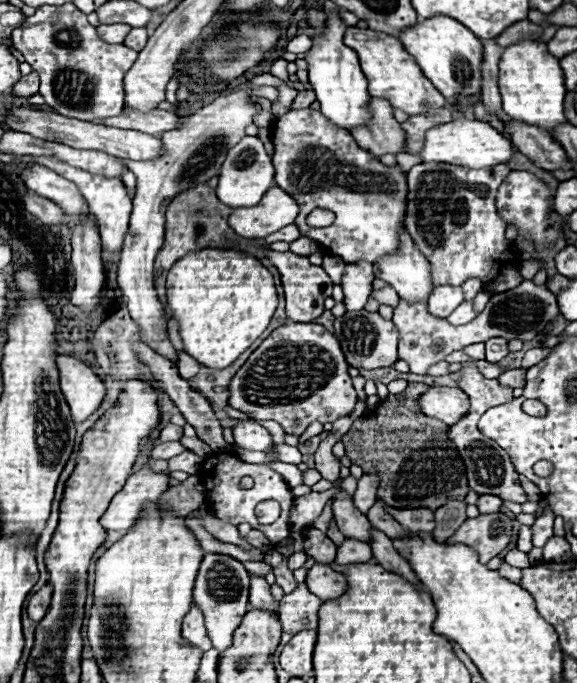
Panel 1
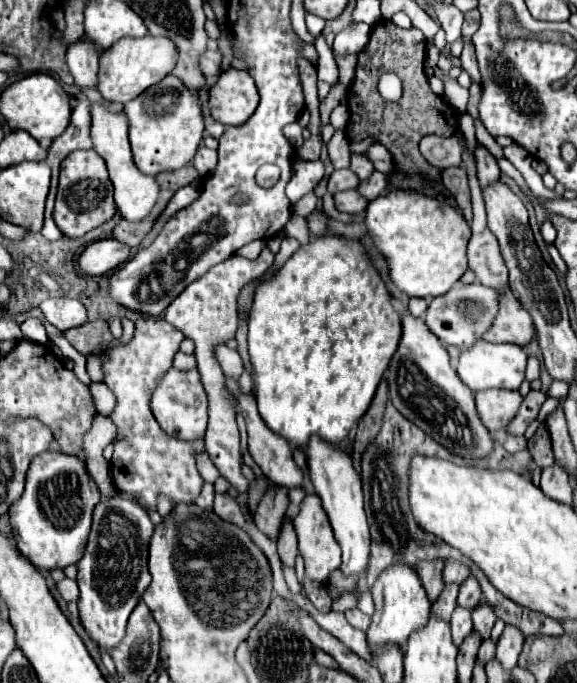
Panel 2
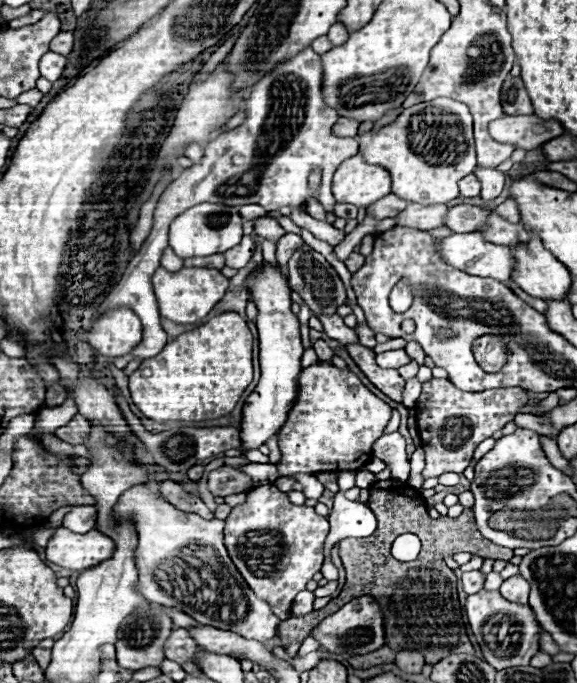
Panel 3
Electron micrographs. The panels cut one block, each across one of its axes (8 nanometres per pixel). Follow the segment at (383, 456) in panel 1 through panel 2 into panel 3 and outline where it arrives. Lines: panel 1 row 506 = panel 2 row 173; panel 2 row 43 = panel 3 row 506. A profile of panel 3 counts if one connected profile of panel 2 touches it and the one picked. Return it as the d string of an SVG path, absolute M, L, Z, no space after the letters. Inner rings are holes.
M398 484L392 488L380 488L380 486L370 488L368 506L378 518L376 532L368 538L340 540L340 558L348 574L344 590L322 610L312 610L304 616L290 616L282 620L278 626L282 646L290 646L294 640L304 642L310 630L318 626L326 616L334 614L338 608L342 608L342 604L350 602L352 598L364 594L364 596L374 596L378 600L382 614L386 618L386 628L384 628L386 644L394 652L418 648L418 652L424 654L426 664L430 666L434 666L440 658L446 658L450 652L474 654L474 648L466 634L466 626L462 622L462 612L456 594L456 576L454 570L446 566L444 556L458 554L458 552L468 552L468 554L474 552L476 556L482 558L508 562L514 556L514 552L510 548L490 544L490 540L486 540L478 532L472 510L464 510L462 516L456 520L450 518L432 520L428 516L420 492L406 484ZM402 530L412 532L422 540L422 552L416 558L416 562L398 562L390 554L390 544L392 540L396 540L396 536L402 534Z

